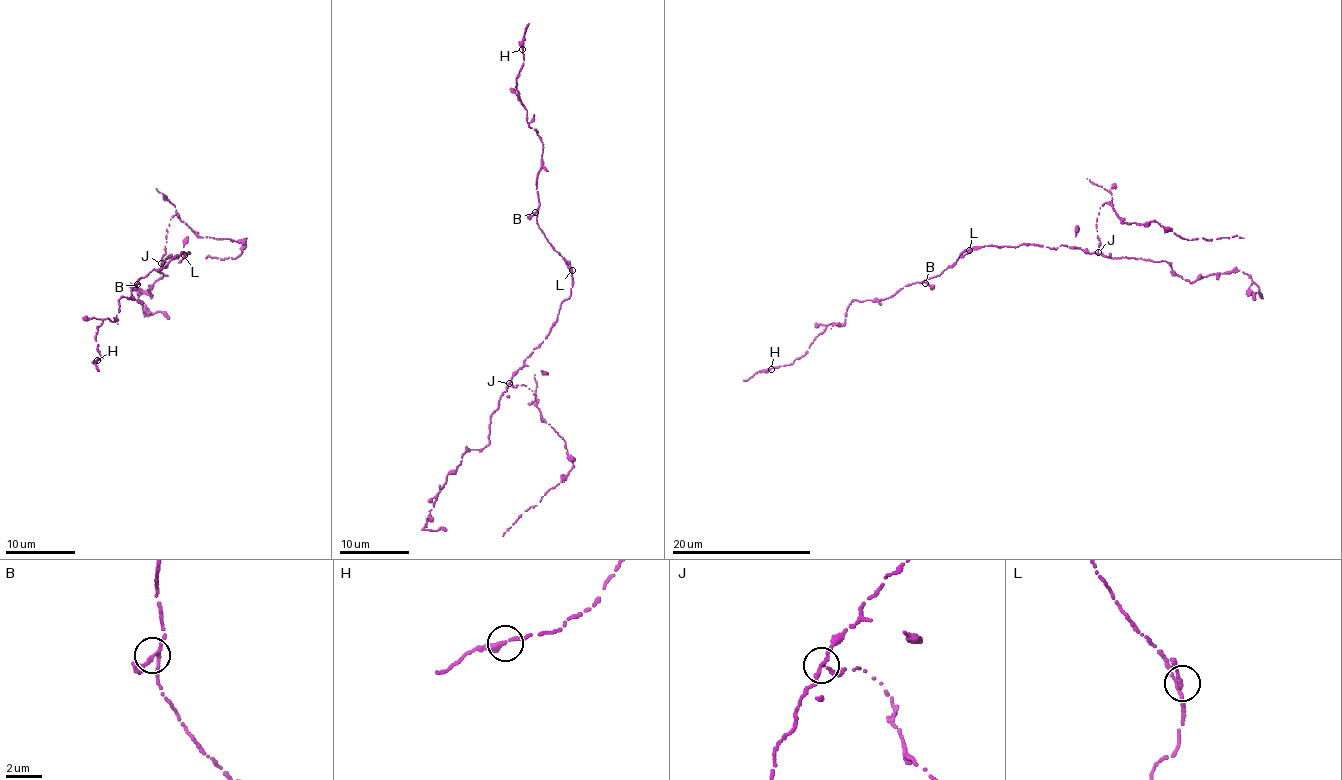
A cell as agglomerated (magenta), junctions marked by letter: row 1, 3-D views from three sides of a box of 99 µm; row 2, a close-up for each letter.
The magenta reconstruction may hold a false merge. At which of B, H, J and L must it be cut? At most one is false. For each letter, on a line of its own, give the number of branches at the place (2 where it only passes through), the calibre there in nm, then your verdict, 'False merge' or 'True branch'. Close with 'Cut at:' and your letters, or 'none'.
B: Branches: 3. Thickness 190 nm. True branch
H: Branches: 2. Thickness 280 nm. True branch
J: Branches: 3. Thickness 190 nm. False merge
L: Branches: 3. Thickness 150 nm. True branch
Cut at: J

